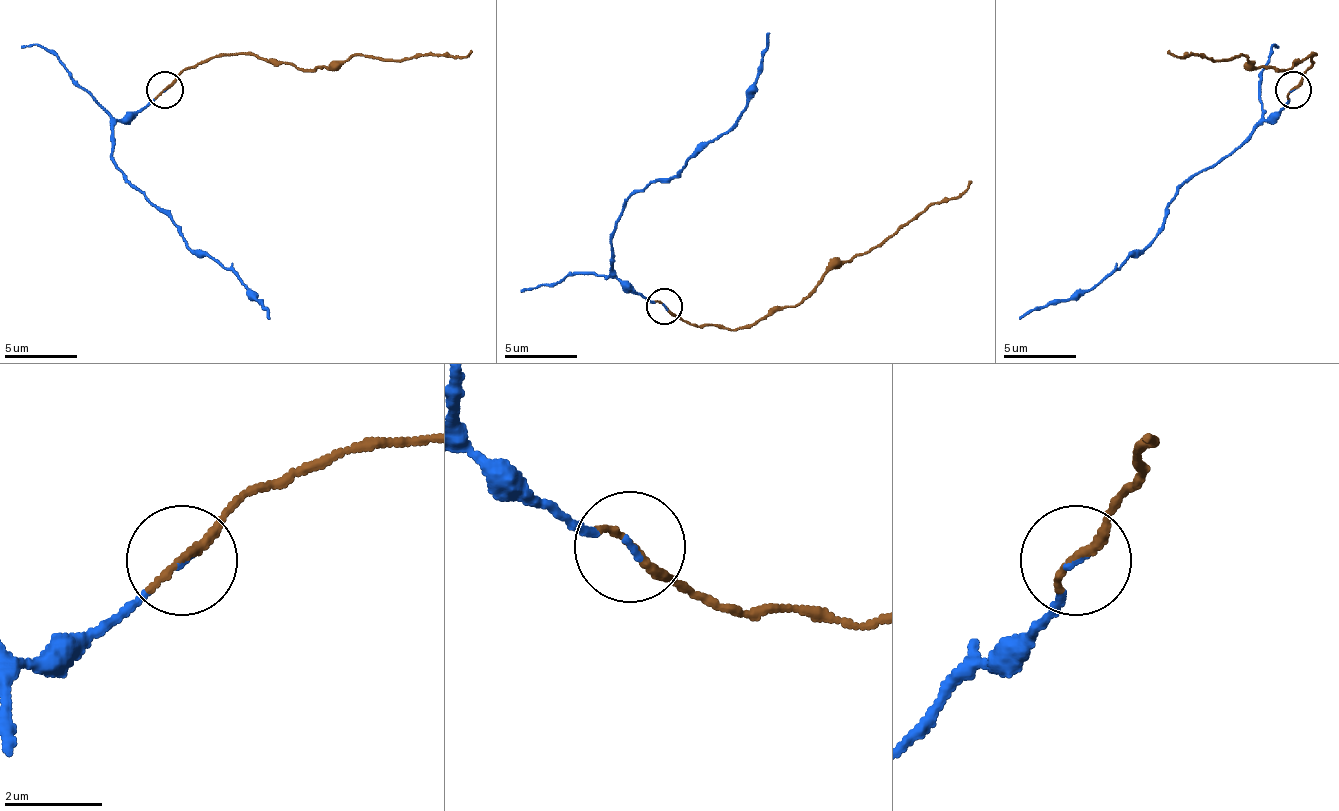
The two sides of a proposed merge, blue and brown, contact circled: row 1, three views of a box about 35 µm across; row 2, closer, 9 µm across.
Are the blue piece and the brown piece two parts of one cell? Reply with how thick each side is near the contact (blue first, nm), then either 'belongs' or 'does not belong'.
70/200 nm | belongs

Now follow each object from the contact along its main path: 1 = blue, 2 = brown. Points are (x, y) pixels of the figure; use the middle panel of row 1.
1: (663, 307), (616, 274), (612, 231), (638, 191), (678, 172), (736, 121), (747, 92), (758, 81), (769, 34)
2: (663, 307), (689, 325), (751, 329), (802, 300), (831, 271), (893, 238), (936, 202), (958, 198), (973, 180)

